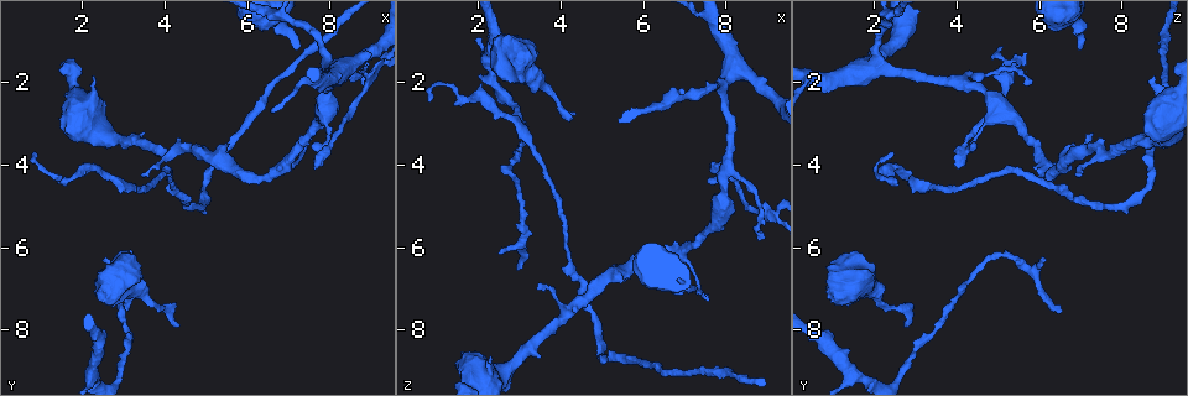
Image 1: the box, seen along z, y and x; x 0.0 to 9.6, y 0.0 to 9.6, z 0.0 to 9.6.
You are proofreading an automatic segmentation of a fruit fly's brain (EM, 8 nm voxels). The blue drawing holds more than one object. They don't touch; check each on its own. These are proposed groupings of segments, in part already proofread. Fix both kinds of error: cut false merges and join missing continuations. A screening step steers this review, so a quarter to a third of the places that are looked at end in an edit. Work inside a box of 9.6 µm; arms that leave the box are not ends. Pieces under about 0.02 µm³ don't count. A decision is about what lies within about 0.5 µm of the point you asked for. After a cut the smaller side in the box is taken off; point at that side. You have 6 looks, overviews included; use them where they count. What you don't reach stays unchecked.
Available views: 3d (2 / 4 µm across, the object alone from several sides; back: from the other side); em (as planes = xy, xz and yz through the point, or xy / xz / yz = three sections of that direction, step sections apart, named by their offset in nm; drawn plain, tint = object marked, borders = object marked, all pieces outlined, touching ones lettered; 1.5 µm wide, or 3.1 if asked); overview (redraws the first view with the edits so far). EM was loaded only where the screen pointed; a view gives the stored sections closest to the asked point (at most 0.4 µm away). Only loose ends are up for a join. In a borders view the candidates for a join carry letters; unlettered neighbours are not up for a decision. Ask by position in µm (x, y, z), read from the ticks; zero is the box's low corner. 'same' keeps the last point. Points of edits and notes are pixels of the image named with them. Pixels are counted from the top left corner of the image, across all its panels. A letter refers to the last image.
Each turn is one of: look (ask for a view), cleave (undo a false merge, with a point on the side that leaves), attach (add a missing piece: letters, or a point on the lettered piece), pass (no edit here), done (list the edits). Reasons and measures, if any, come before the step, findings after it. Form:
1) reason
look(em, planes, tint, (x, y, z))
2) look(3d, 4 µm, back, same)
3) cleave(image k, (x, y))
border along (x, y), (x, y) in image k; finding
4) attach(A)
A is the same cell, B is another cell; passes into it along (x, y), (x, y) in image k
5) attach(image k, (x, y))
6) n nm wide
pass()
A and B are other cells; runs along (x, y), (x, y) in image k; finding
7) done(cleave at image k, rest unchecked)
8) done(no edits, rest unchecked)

free end
look(em, planes, plain, (4.35, 7.85, 2.75))

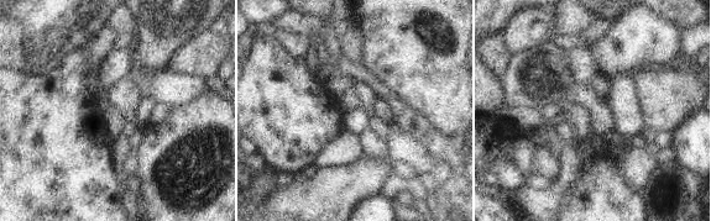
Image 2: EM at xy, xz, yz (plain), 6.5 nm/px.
see the neighbours
look(em, planes, borders, same)

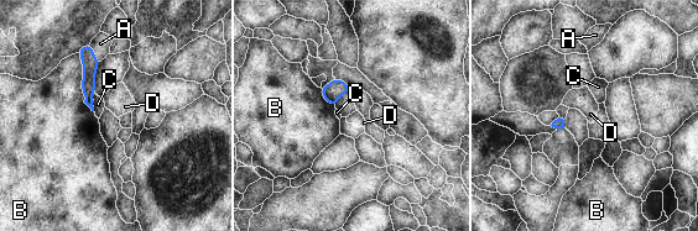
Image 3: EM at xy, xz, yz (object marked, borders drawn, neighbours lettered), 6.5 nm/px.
attach(A)
A is the same cell, B, C and D are other cells; passes into it along (89, 62), (93, 52), (100, 43) in image 3; the cell continues

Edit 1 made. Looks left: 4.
thin end
look(3d, 2 µm, (3.00, 7.50, 6.50))

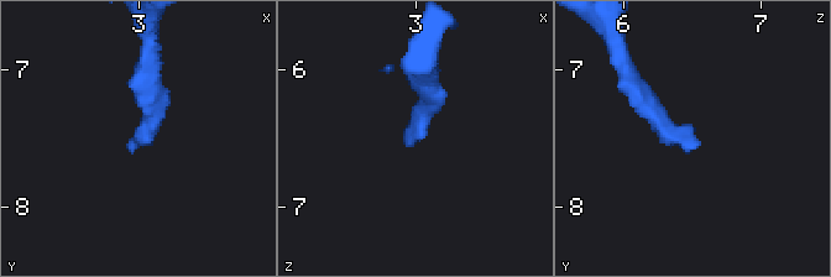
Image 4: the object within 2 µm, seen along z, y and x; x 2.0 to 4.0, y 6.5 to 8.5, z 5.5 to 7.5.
look(em, xz, step 8, tint, (2.96, 7.56, 6.56))

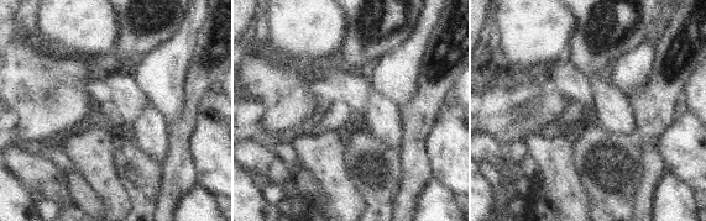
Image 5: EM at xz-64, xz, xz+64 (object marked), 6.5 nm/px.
look(em, planes, borders, same)

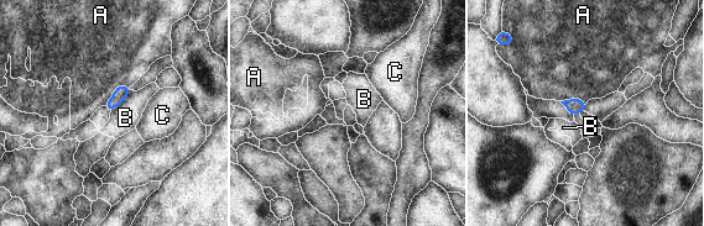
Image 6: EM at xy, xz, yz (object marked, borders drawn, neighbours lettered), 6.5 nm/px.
pass()
A, B and C are other cells; border along (129, 87), (119, 84), (103, 105) in image 6; none of them fits

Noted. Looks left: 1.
done(attach at image 3, rest unchecked)

